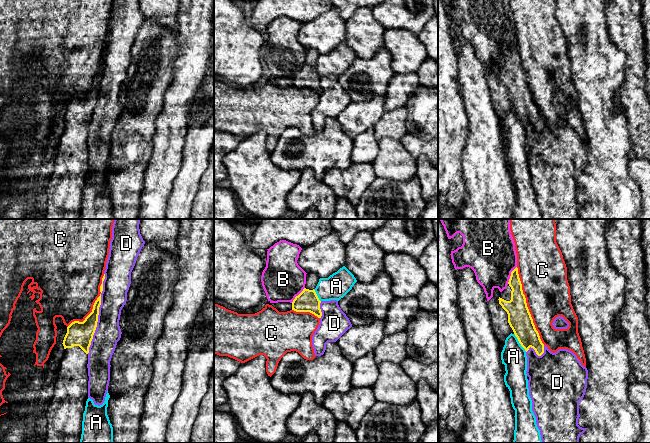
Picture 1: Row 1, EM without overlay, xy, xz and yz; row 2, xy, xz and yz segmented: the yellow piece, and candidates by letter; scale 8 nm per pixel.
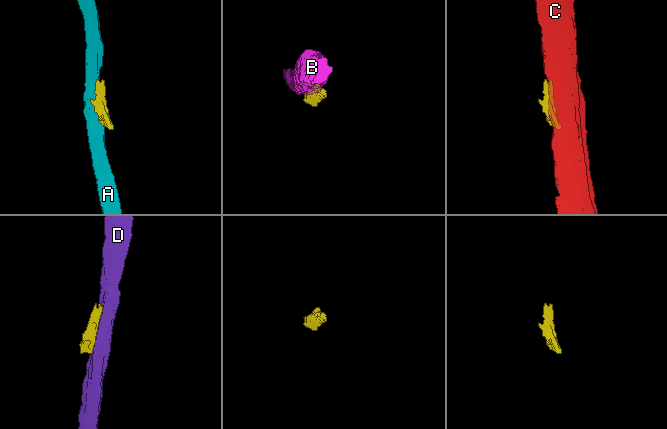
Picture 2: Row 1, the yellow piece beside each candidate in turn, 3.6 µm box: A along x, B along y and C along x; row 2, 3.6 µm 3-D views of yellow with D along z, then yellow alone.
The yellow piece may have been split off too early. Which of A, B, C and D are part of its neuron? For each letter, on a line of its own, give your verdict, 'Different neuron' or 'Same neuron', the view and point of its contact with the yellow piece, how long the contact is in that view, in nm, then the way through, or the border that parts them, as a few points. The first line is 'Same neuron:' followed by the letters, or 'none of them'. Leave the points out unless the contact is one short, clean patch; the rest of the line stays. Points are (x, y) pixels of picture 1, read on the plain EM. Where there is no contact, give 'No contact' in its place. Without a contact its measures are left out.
Same neuron: none of them
A: Different neuron. Touches yellow at yz (519, 118). Shared border 180 nm
B: Different neuron. Touches yellow at yz (511, 51). Shared border 160 nm
C: Different neuron. Touches yellow at yz (526, 82). Shared border 650 nm
D: Different neuron. Touches yellow at xy (98, 89). Shared border 650 nm

